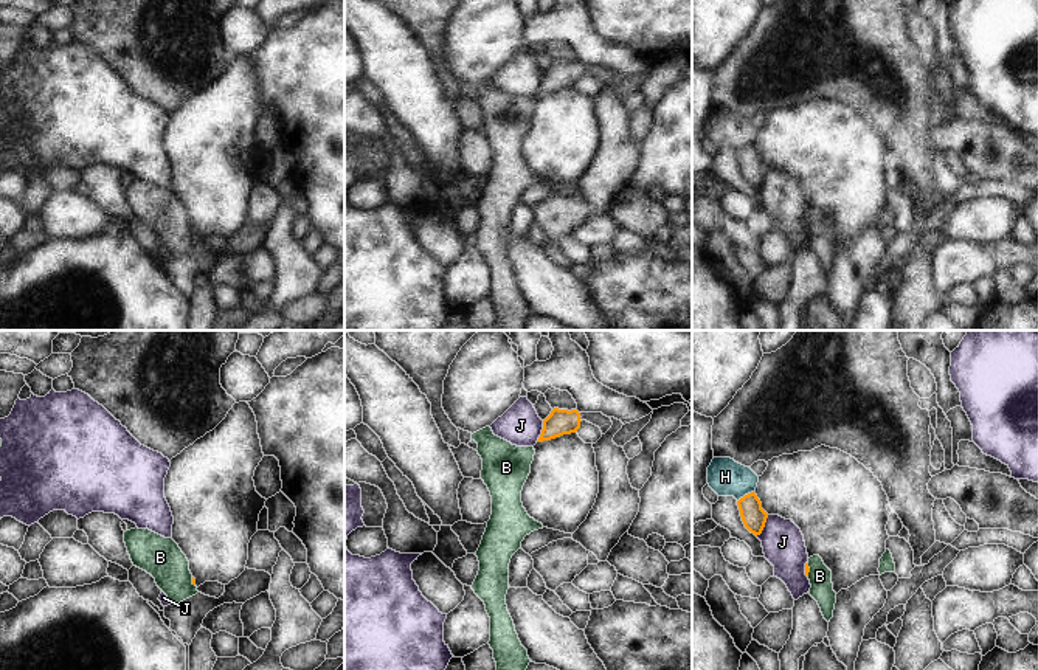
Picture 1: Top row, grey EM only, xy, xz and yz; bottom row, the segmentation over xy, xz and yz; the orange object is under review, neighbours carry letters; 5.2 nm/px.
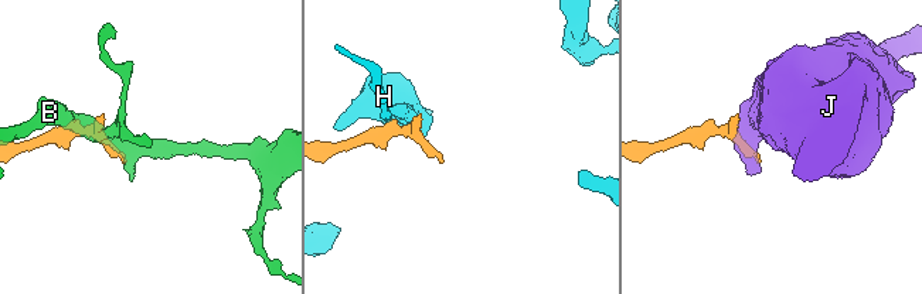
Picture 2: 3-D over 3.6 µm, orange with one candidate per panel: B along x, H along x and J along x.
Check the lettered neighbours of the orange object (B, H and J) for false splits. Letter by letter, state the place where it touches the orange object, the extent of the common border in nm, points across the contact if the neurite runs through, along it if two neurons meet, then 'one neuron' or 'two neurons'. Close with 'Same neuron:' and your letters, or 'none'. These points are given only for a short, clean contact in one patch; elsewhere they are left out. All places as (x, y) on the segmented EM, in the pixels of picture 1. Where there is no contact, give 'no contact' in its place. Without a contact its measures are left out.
B: contact yz (809, 569); length 70 nm; border yz (807, 563), (809, 576); two neurons
H: contact yz (745, 495); length 110 nm; border yz (753, 490), (737, 501); two neurons
J: contact yz (764, 526); length 130 nm; two neurons
Same neuron: none

